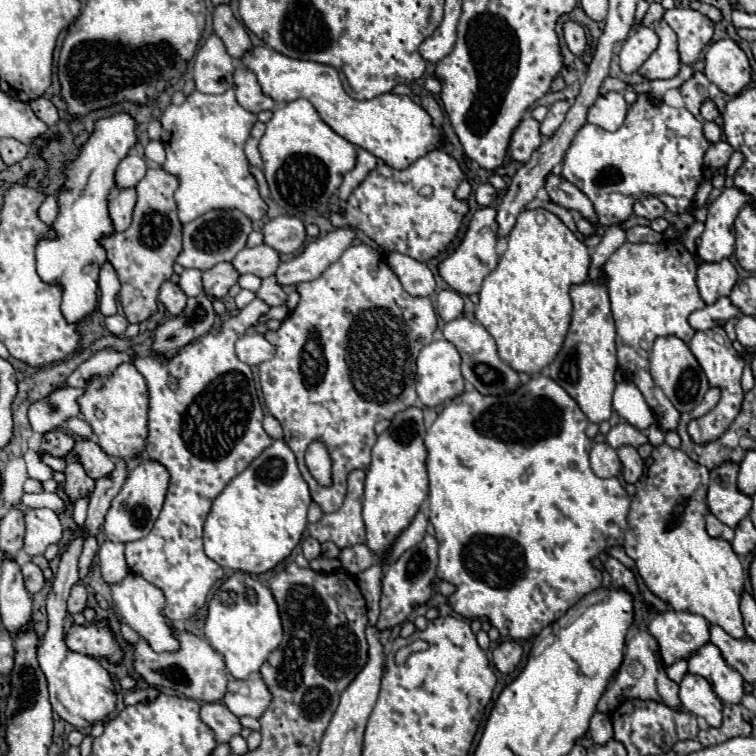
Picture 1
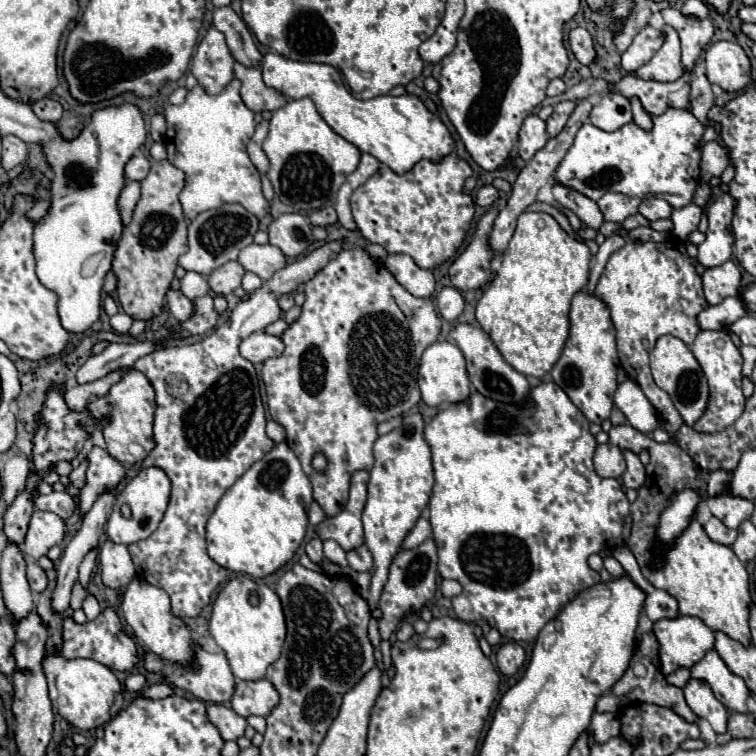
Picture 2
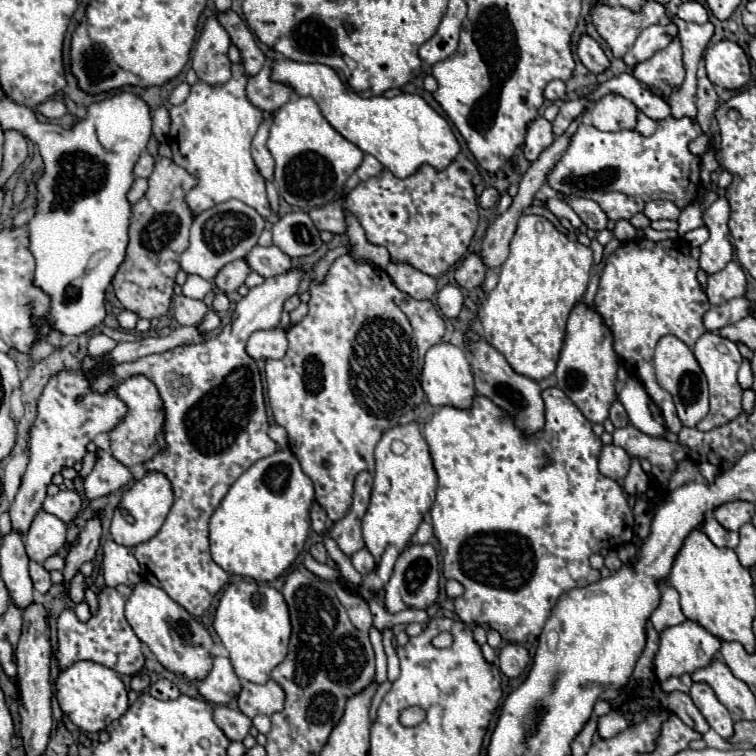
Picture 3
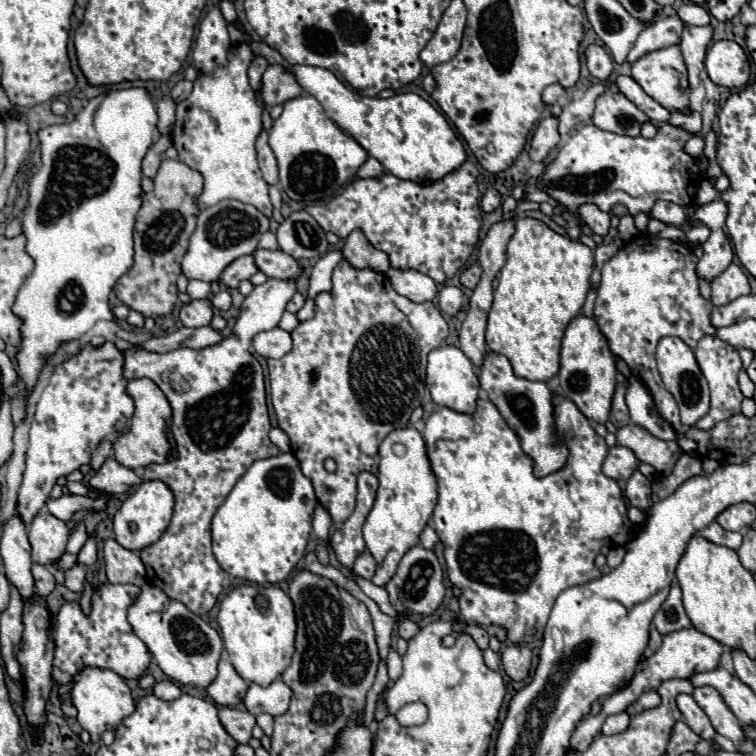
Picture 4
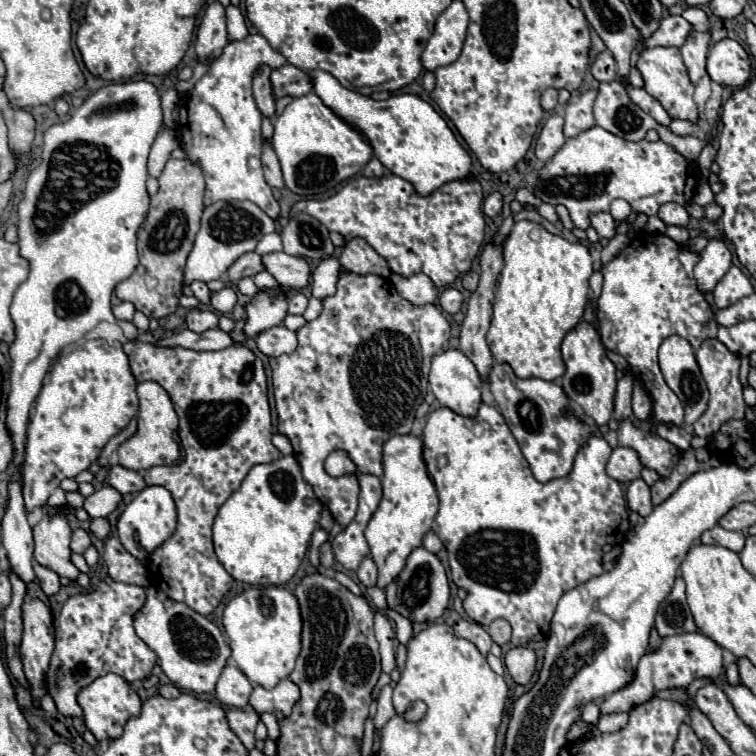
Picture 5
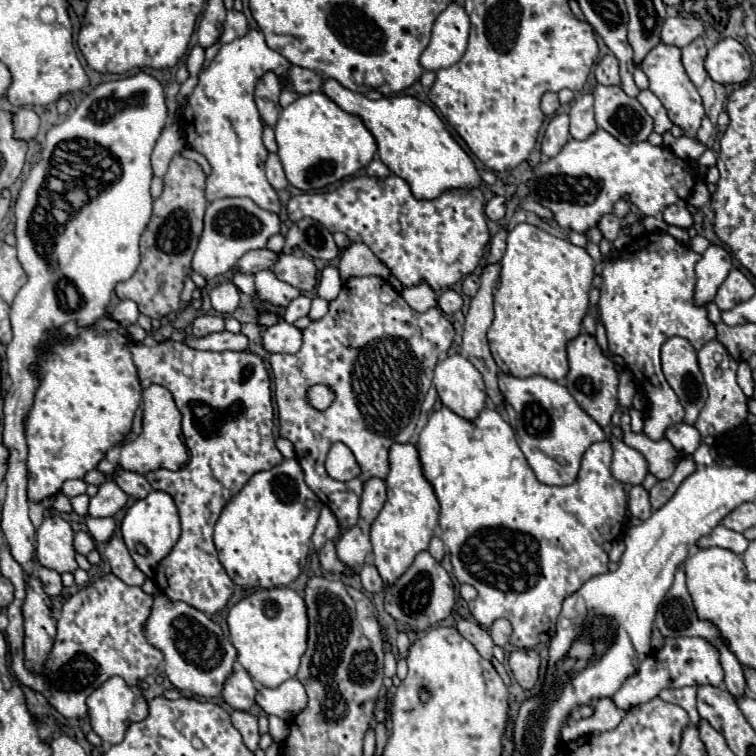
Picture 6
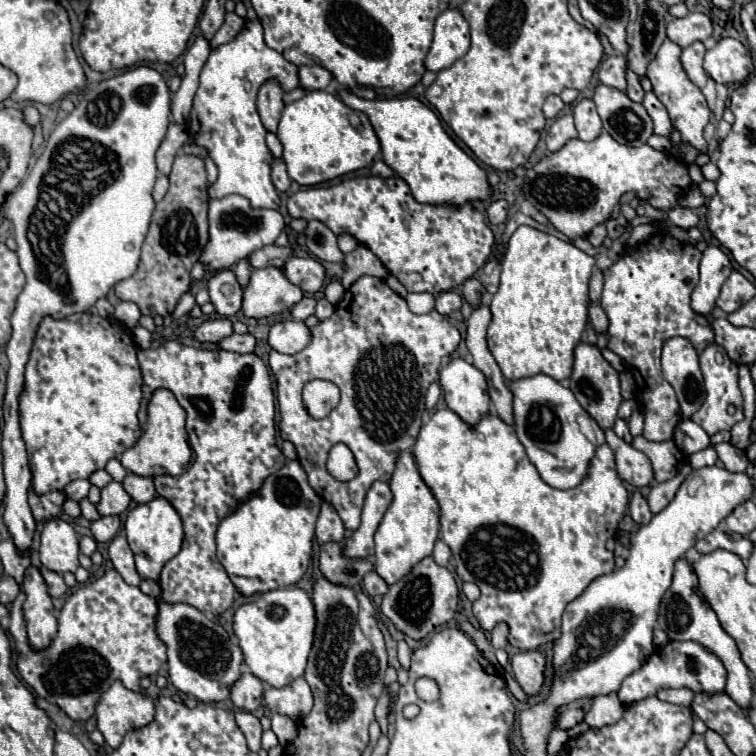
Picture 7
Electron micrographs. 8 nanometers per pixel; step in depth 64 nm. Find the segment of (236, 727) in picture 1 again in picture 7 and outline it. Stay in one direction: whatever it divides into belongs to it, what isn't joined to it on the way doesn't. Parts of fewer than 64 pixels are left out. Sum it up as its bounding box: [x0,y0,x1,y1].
[234,710,262,752]

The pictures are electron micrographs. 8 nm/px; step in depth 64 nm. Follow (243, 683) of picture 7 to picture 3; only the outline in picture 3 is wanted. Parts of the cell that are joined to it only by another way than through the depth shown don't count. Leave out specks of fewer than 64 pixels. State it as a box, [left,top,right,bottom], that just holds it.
[190,656,240,704]

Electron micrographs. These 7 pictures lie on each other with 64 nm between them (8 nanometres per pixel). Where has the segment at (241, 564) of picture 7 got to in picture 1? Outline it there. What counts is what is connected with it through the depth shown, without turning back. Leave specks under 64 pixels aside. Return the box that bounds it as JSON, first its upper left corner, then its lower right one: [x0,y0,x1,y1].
[204,440,310,574]

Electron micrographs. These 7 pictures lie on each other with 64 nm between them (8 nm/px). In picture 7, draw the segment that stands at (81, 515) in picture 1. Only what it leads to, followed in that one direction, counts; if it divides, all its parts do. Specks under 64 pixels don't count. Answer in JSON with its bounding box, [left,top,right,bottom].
[122,474,156,504]

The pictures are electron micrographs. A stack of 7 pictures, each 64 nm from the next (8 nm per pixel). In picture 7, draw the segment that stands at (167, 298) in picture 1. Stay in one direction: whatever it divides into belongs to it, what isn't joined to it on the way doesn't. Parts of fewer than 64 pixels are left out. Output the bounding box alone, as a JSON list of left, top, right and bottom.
[194,318,232,344]

